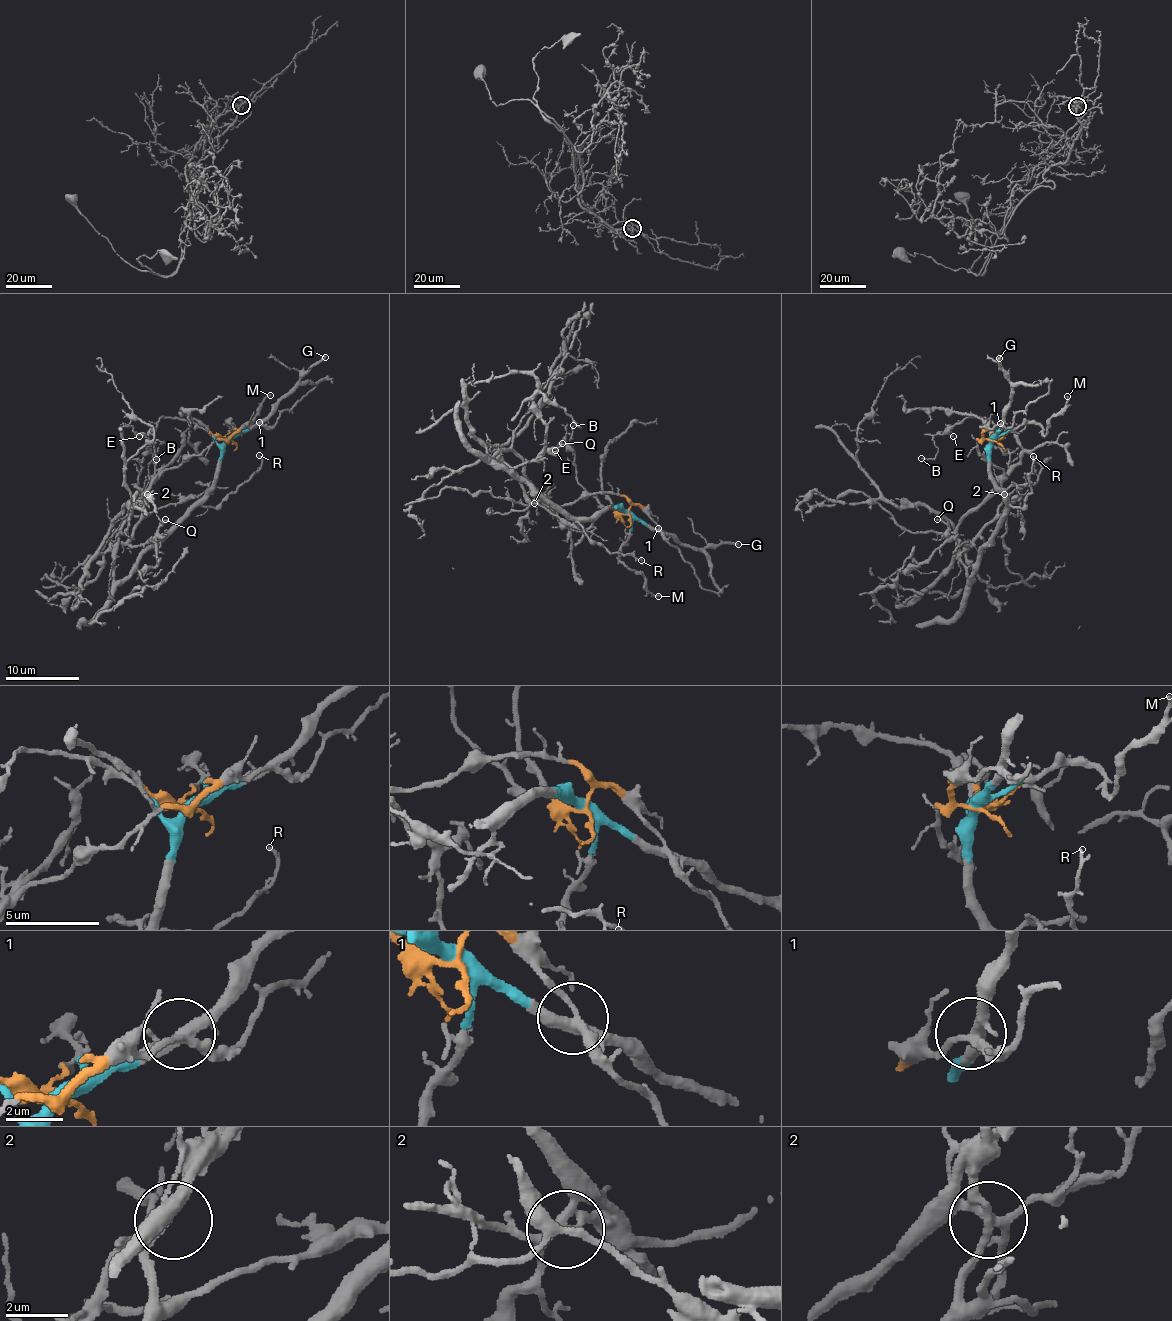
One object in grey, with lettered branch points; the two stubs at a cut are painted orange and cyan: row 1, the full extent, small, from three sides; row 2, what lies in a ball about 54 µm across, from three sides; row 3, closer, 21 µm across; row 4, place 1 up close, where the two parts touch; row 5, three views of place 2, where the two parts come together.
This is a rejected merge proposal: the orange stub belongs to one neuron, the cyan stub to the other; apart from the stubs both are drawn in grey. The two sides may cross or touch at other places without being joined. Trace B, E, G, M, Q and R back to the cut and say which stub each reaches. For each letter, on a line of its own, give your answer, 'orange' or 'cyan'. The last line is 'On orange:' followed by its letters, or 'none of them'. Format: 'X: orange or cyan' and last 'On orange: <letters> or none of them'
B: orange
E: orange
G: cyan
M: cyan
Q: orange
R: cyan
On orange: B, E, Q

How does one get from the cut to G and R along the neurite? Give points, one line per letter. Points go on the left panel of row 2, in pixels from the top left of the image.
G: (229, 440), (249, 431), (326, 357)
R: (229, 440), (217, 481), (201, 504), (204, 506), (216, 506), (237, 489), (261, 465), (259, 454)

